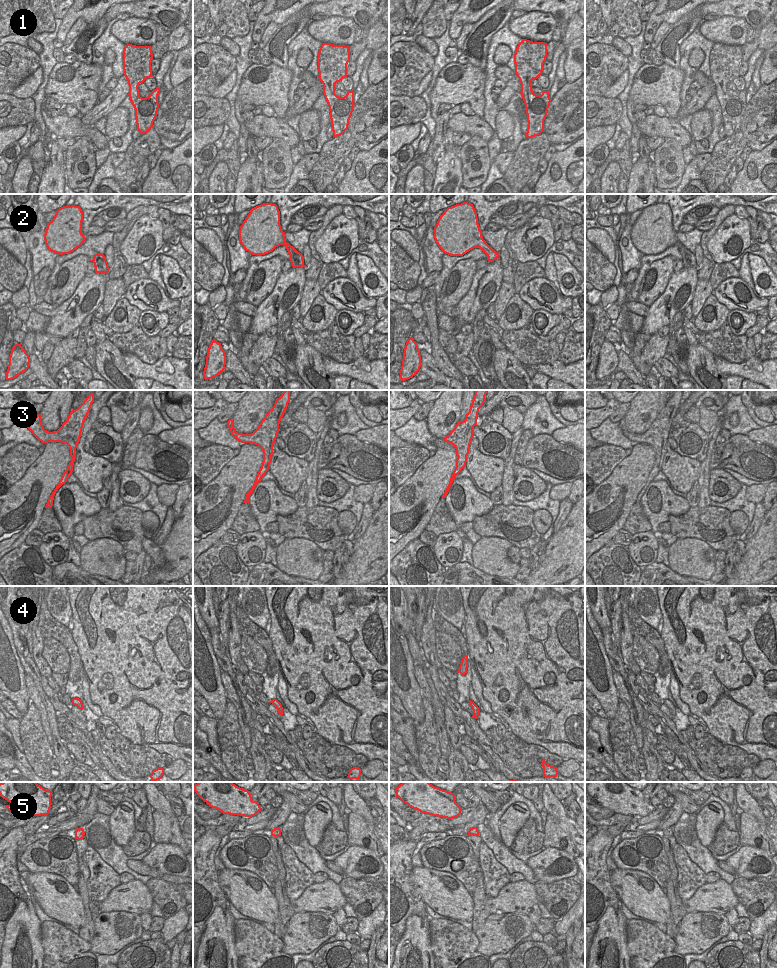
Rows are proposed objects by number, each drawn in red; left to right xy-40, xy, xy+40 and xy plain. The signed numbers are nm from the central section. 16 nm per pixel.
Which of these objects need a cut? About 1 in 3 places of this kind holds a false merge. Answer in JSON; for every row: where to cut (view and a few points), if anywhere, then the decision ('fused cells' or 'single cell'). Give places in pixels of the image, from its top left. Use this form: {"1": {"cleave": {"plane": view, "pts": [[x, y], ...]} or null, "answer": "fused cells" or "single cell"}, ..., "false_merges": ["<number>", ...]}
{"1": {"cleave": null, "answer": "single cell"}, "2": {"cleave": null, "answer": "single cell"}, "3": {"cleave": null, "answer": "single cell"}, "4": {"cleave": null, "answer": "single cell"}, "5": {"cleave": null, "answer": "single cell"}, "false_merges": []}

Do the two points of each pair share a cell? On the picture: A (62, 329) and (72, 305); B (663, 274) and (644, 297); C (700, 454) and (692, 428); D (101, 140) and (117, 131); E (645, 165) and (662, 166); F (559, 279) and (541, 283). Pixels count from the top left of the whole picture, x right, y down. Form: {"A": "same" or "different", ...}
{"A": "same", "B": "same", "C": "same", "D": "different", "E": "different", "F": "different"}

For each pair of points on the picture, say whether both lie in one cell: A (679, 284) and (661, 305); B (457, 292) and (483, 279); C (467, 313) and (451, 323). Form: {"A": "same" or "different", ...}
{"A": "same", "B": "different", "C": "different"}

